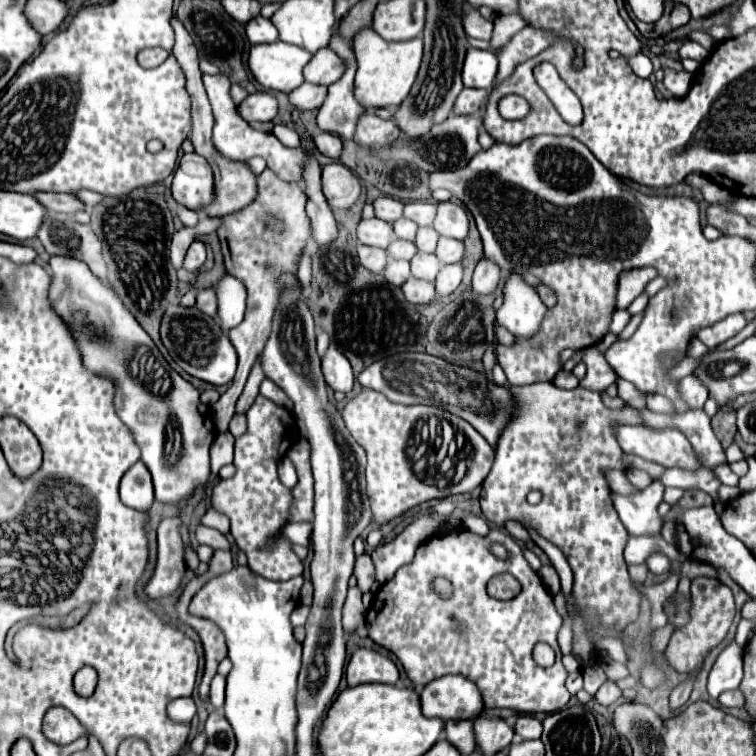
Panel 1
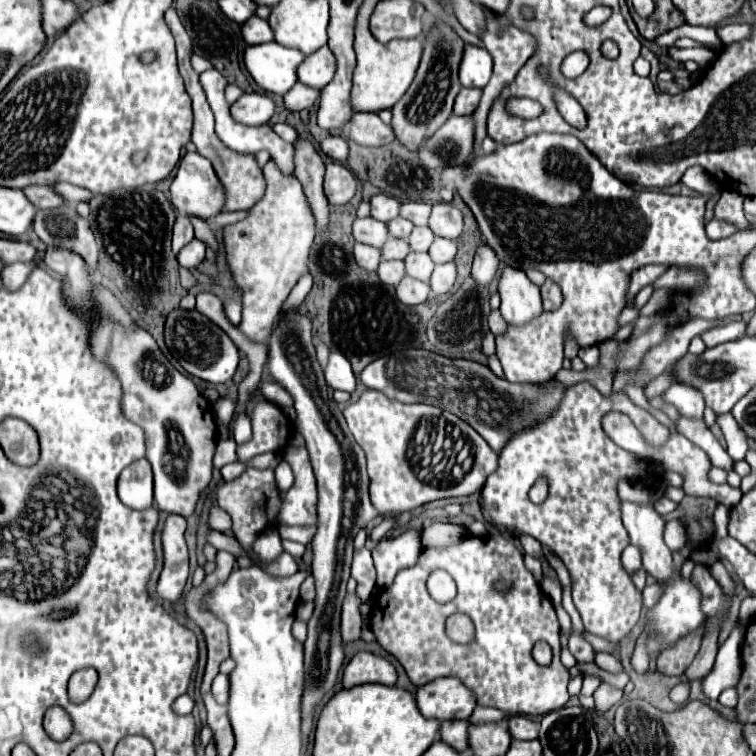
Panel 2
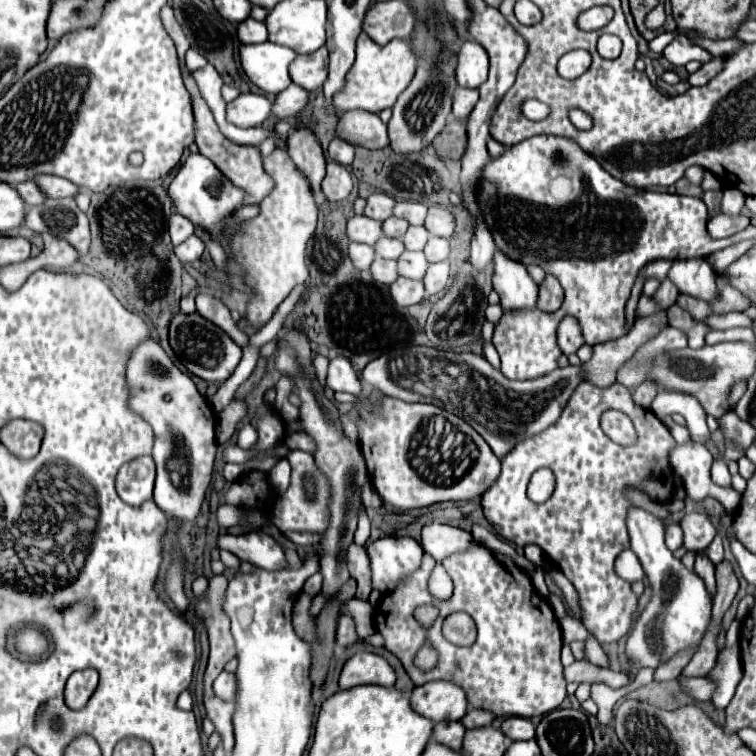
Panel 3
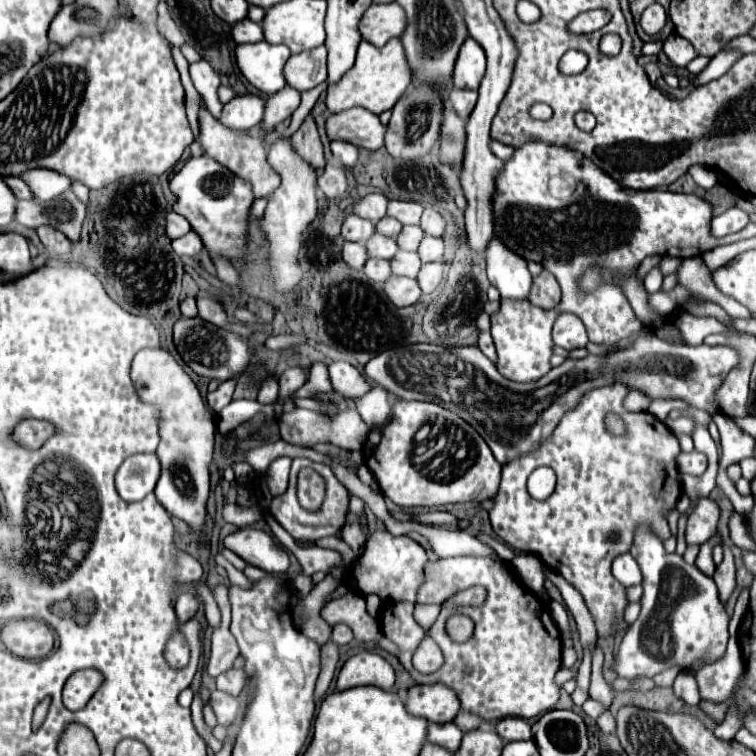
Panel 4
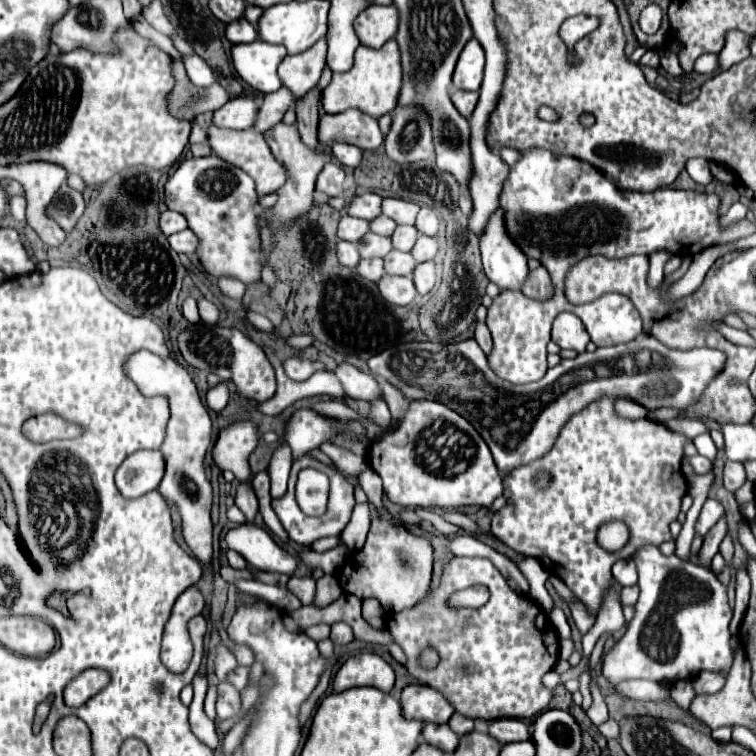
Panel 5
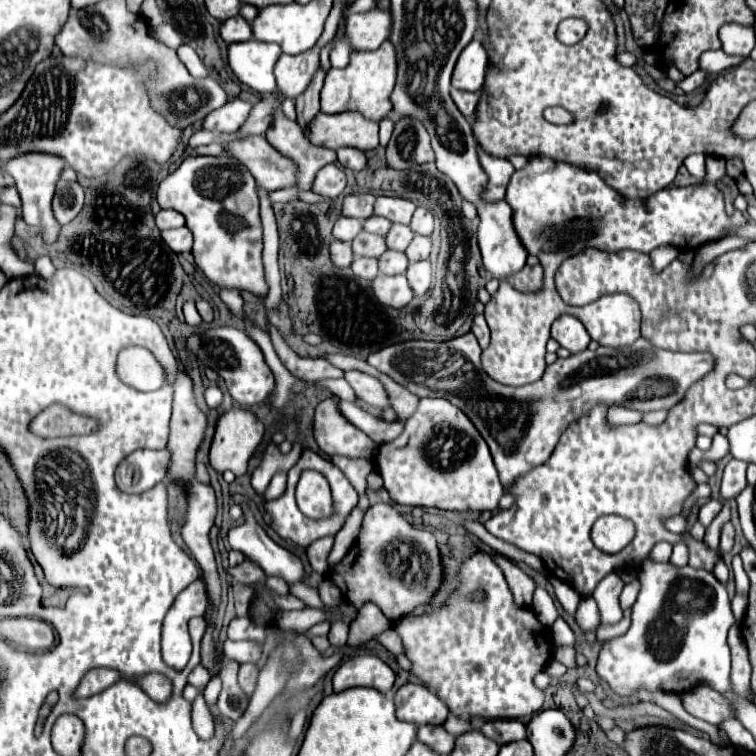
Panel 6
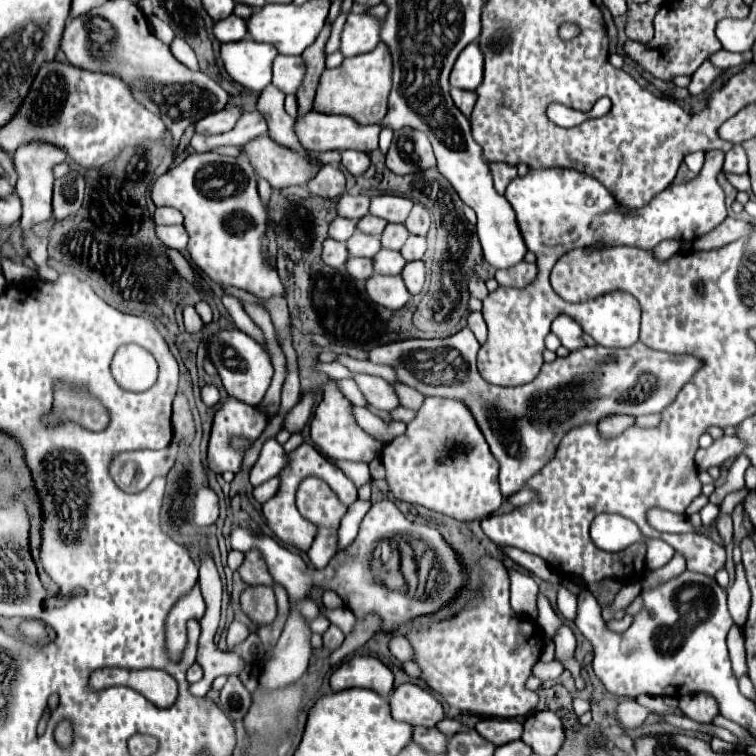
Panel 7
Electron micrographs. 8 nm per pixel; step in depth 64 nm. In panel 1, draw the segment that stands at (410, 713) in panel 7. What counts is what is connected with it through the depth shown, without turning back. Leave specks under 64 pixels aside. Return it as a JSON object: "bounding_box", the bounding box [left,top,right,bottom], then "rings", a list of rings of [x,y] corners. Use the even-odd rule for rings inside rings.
{"bounding_box":[420,676,484,720],"rings":[[[464,676],[432,680],[420,694],[424,716],[442,720],[474,720],[484,708],[478,688]]]}

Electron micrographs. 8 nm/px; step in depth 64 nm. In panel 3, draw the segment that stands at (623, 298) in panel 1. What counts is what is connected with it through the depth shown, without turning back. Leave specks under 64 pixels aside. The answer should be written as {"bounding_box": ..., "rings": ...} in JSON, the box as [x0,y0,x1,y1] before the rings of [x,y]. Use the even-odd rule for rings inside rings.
{"bounding_box":[639,260,673,281],"rings":[[[657,260],[640,270],[639,276],[647,278],[658,278],[660,281],[666,278],[668,271],[670,270],[673,261],[671,260]]]}

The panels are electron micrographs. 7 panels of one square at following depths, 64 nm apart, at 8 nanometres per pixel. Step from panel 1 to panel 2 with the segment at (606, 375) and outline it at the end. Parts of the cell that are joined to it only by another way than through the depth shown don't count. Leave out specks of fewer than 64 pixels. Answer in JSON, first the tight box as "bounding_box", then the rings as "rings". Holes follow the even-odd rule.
{"bounding_box":[578,346,598,366],"rings":[[[584,346],[584,348],[580,348],[578,356],[586,366],[594,366],[598,362],[598,348],[596,346]]]}

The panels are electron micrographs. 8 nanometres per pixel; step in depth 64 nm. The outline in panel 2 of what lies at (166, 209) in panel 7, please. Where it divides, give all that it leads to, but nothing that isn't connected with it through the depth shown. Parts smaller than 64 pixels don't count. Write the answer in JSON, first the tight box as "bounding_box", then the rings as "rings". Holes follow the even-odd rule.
{"bounding_box":[172,216,194,254],"rings":[[[176,216],[176,222],[174,222],[174,232],[172,232],[172,250],[174,254],[178,254],[178,250],[188,244],[190,240],[194,238],[194,230],[190,220],[186,216]]]}

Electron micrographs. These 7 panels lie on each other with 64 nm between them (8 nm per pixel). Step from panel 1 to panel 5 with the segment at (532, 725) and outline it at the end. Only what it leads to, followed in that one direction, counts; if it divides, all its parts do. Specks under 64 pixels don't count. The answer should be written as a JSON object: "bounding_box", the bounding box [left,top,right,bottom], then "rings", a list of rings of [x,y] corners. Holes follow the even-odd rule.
{"bounding_box":[488,720,530,744],"rings":[[[492,720],[488,726],[488,734],[500,744],[530,740],[528,726],[522,720]]]}

